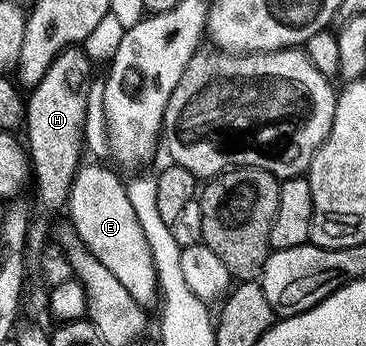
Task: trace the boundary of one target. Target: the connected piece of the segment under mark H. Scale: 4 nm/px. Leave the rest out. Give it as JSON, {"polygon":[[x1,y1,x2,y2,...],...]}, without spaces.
{"polygon":[[70,47,57,54,44,77,30,89,26,97,25,148,33,169,33,186,39,190,39,204,47,212,55,212,68,203,71,184,81,167,79,155,85,152,87,91,91,88,93,63,82,47]]}

